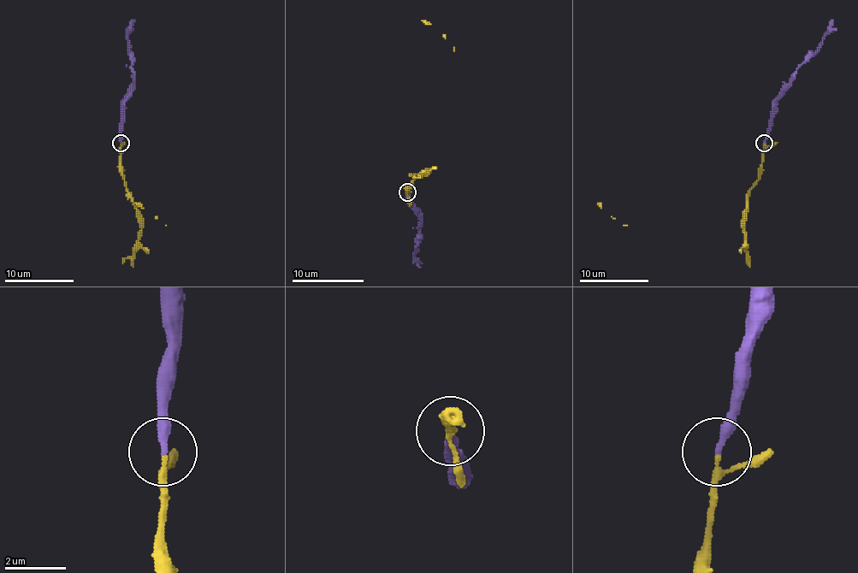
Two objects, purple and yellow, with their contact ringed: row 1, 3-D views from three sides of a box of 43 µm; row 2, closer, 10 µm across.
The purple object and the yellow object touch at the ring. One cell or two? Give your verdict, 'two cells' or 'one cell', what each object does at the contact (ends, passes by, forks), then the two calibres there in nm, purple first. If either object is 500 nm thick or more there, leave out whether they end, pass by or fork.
one cell | purple ends | yellow passes by | 280/160 nm

